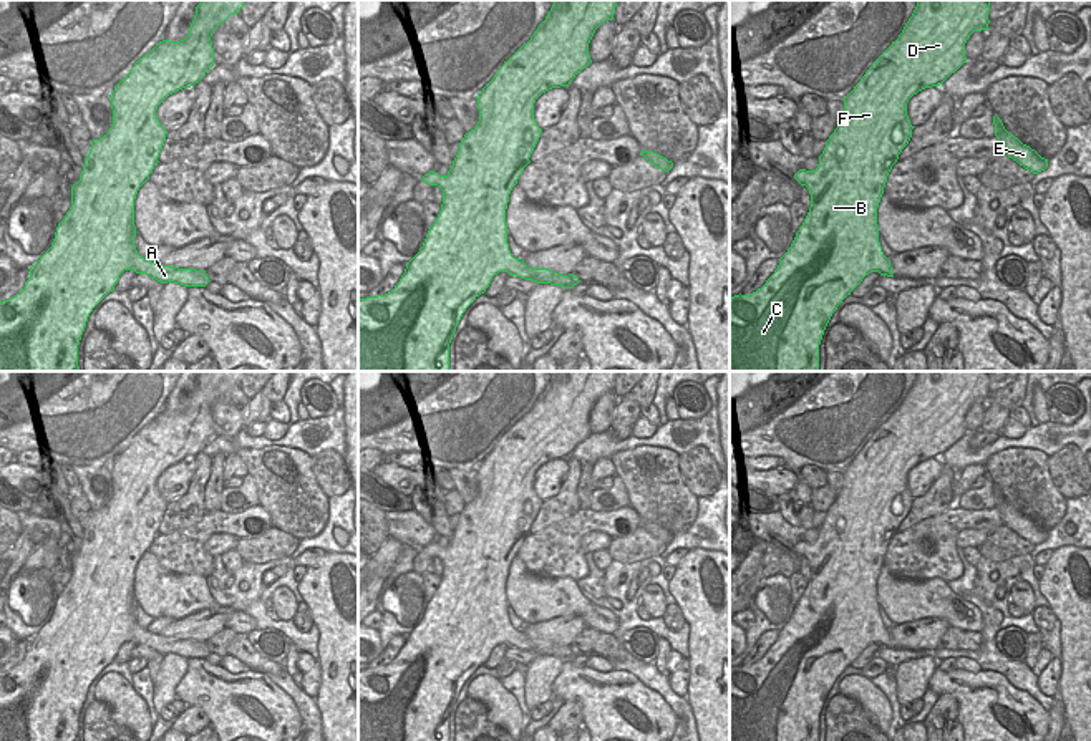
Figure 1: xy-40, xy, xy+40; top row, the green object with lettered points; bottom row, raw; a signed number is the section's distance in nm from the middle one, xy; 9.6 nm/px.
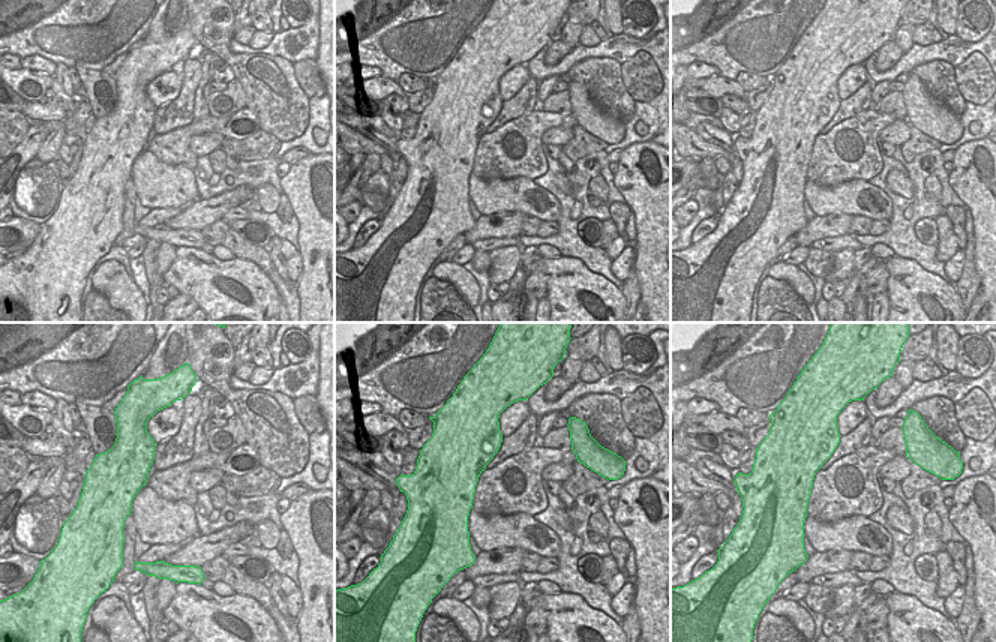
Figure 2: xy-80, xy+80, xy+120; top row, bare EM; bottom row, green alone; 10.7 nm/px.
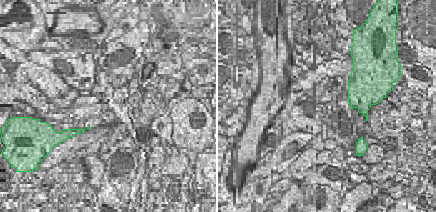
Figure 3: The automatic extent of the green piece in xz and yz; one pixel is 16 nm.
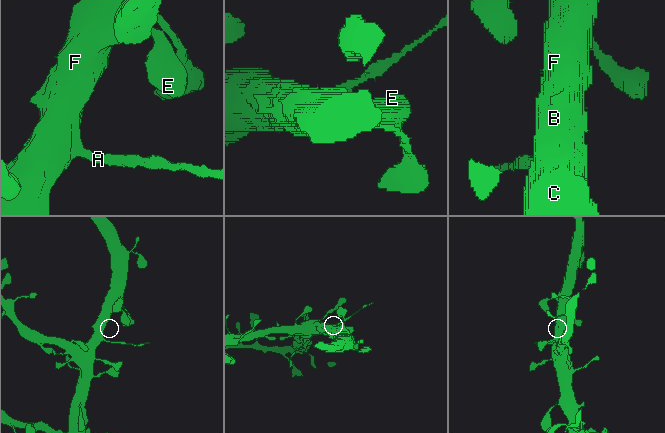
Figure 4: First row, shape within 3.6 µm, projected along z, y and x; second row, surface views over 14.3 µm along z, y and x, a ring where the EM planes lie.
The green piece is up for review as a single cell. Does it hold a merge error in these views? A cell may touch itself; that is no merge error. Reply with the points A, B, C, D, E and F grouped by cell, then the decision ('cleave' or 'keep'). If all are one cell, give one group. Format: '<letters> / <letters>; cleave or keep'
A / B C D E F; cleave

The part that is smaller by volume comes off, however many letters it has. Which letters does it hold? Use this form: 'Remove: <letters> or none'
Remove: A

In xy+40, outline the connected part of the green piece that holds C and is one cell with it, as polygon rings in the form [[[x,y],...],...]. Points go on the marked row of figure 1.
[[[919,0],[899,38],[844,98],[842,118],[826,141],[817,167],[794,174],[809,189],[811,207],[791,247],[761,288],[730,297],[730,371],[819,371],[819,345],[832,313],[866,275],[890,265],[879,242],[877,207],[887,176],[912,138],[907,103],[919,91],[940,86],[967,63],[965,43],[973,31],[988,30],[988,10],[990,0]]]

